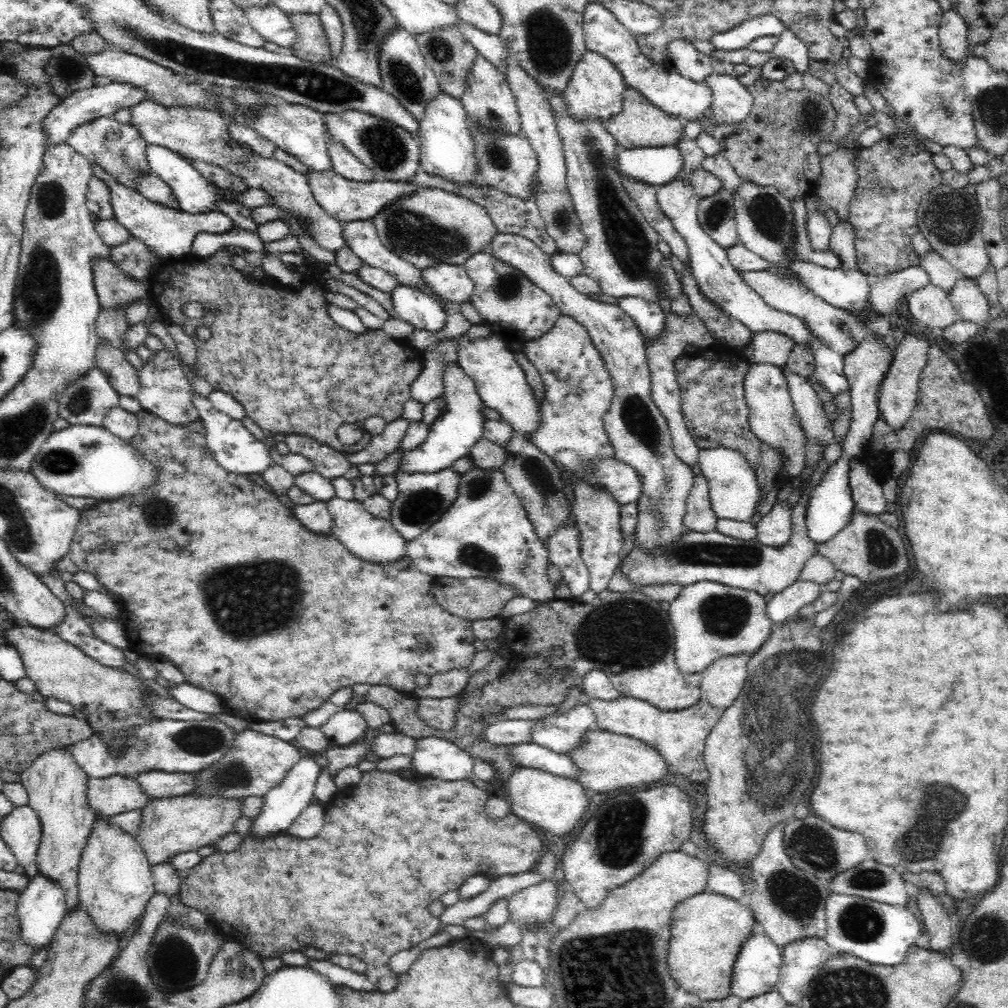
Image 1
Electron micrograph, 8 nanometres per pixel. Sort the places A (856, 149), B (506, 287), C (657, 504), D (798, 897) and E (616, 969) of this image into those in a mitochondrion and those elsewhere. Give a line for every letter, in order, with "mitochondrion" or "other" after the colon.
A: other
B: mitochondrion
C: mitochondrion
D: mitochondrion
E: mitochondrion

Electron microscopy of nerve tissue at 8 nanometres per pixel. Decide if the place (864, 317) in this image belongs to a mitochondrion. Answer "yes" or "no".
no

